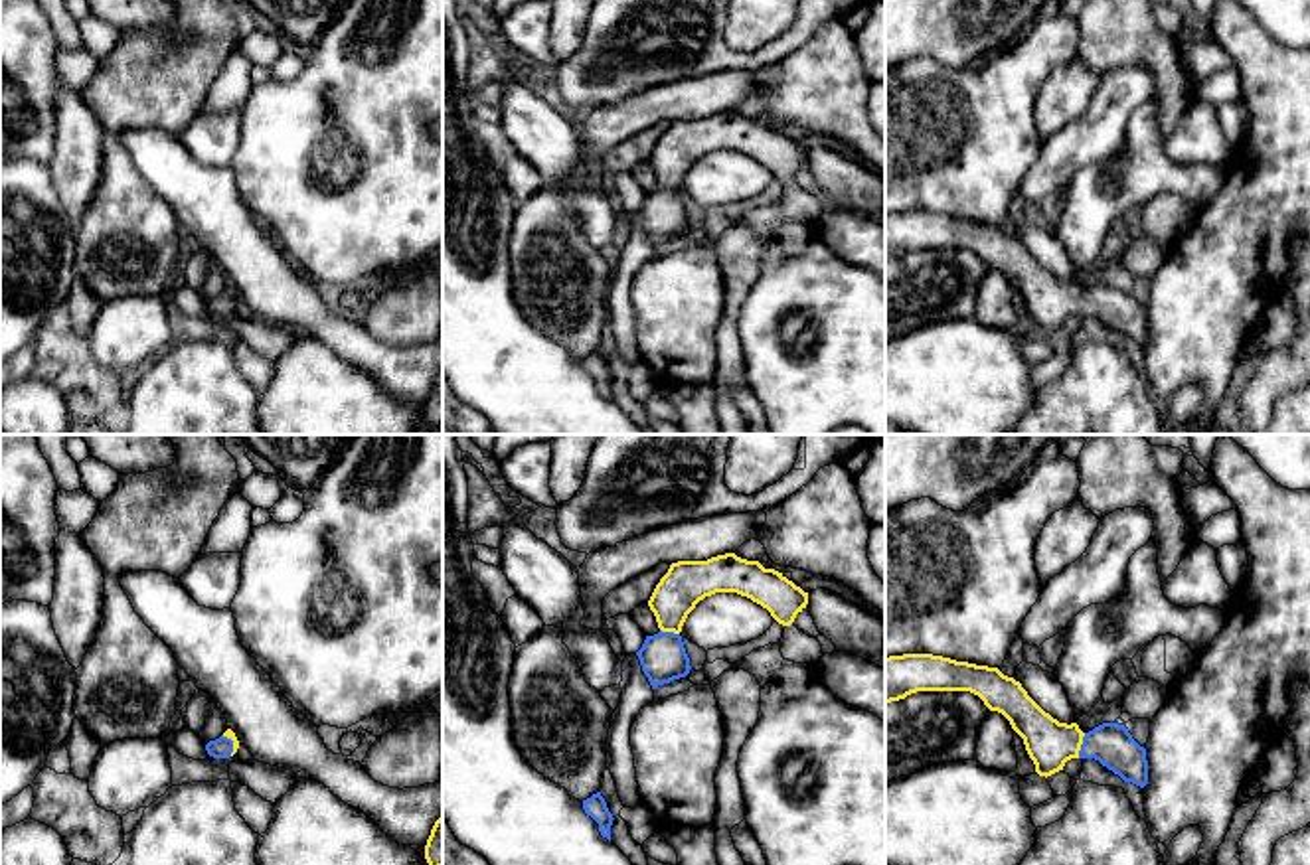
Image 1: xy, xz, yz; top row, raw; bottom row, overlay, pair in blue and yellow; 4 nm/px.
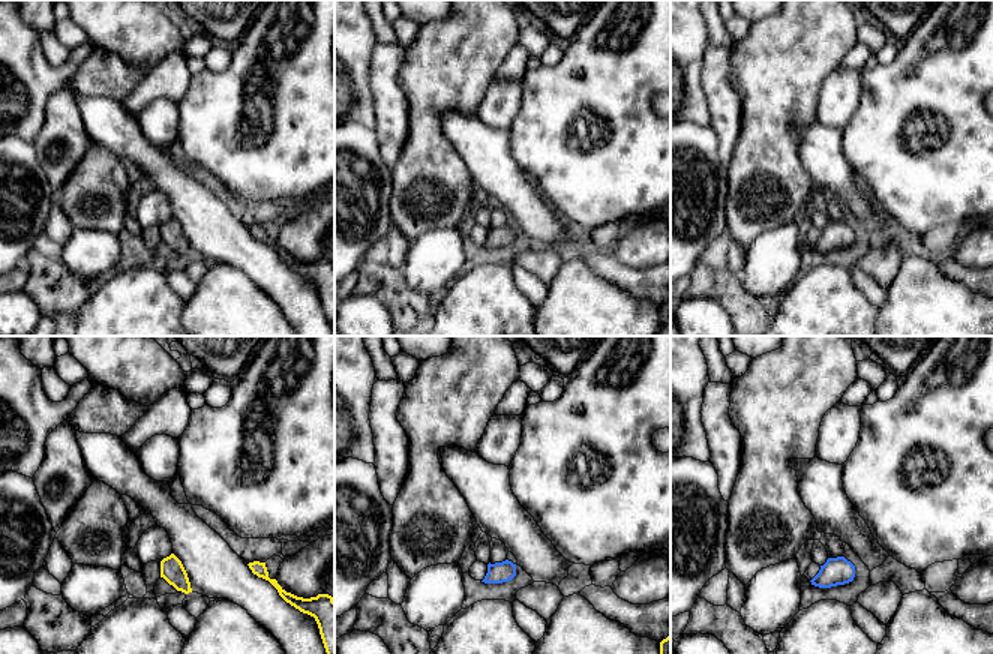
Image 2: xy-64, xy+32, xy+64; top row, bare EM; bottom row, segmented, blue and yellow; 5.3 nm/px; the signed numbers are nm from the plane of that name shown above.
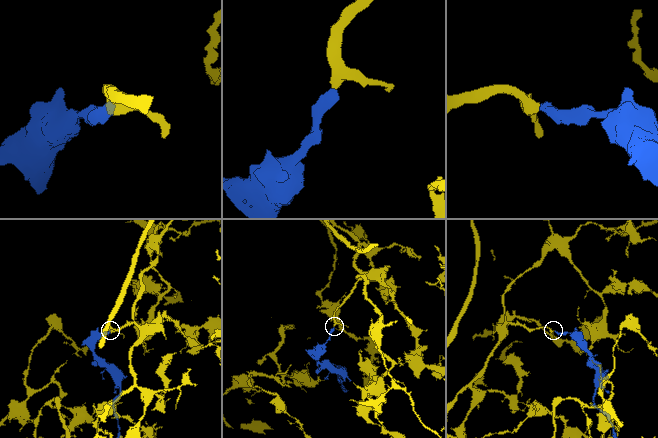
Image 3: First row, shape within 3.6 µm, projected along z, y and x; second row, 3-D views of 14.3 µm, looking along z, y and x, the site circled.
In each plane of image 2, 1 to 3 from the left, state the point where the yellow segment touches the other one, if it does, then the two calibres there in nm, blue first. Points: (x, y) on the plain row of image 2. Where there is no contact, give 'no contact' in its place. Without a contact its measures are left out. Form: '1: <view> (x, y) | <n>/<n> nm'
1: no contact
2: no contact
3: no contact

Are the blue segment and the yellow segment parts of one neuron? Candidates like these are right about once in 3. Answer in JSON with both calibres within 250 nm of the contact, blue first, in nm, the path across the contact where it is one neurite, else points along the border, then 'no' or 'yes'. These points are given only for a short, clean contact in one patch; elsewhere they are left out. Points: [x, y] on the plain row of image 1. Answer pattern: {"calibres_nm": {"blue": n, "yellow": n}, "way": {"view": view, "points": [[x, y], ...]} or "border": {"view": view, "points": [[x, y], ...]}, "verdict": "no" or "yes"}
{"calibres_nm": {"blue": 170, "yellow": 190}, "way": {"view": "yz", "points": [[1109, 301], [1081, 303], [1050, 301]]}, "verdict": "yes"}

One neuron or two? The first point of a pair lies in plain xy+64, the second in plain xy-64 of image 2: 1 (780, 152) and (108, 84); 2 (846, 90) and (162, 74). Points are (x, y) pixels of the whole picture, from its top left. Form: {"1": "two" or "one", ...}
{"1": "one", "2": "two"}

